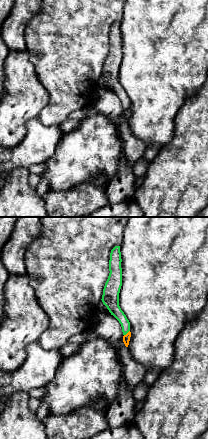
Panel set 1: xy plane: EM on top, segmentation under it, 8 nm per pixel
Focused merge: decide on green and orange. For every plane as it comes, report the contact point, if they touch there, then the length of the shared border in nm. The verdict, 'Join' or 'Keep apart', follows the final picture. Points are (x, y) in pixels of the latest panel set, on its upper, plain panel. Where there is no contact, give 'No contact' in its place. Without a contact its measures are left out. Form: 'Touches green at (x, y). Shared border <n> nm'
Touches green at (126, 109). Shared border 60 nm

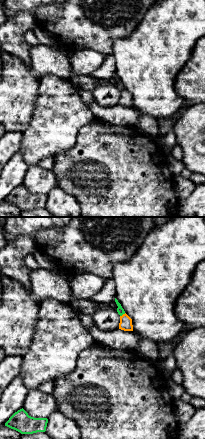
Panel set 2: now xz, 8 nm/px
Touches green at (122, 90). Shared border 50 nm

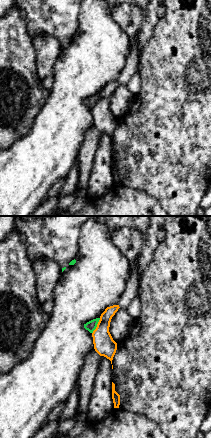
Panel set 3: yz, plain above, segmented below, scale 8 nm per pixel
Touches green at (96, 102). Shared border 140 nm

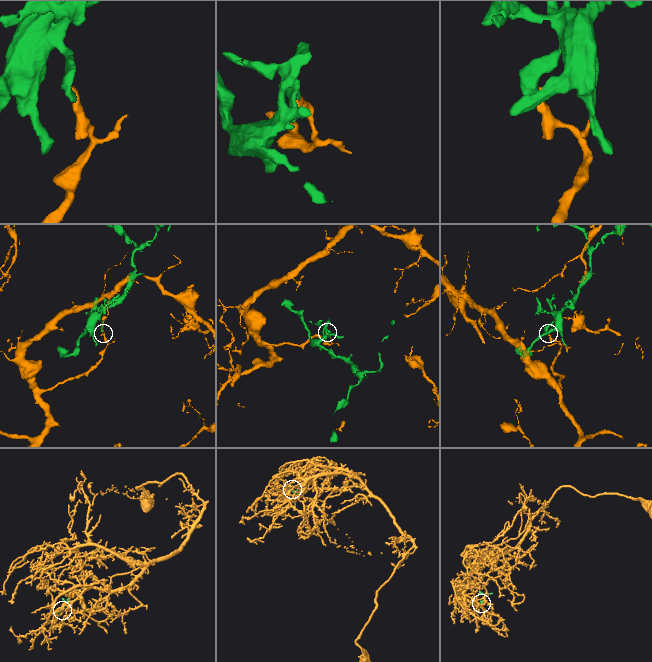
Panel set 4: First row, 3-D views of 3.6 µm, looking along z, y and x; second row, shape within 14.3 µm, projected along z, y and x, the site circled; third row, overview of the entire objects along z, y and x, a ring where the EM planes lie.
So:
Keep apart

